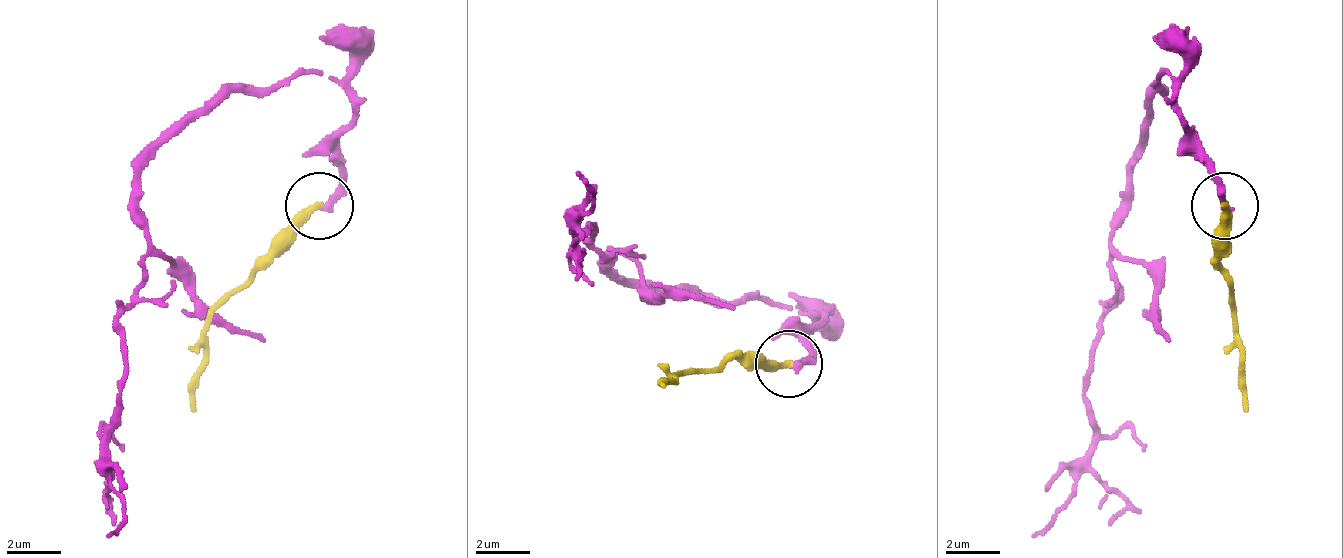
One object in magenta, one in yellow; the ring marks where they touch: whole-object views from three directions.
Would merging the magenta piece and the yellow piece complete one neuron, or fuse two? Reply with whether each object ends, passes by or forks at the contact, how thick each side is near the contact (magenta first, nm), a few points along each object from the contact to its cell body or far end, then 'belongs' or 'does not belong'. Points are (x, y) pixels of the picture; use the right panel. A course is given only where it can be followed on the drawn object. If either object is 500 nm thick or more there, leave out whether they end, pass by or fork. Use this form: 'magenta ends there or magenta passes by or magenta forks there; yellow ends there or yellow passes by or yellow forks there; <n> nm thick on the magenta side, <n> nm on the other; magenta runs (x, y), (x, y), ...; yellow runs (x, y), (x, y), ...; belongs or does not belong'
magenta ends there; yellow ends there; 300 nm thick on the magenta side, 340 nm on the other; magenta runs (1226, 207), (1165, 72), (1145, 146), (1125, 173), (1111, 281), (1118, 301), (1098, 322), (1091, 463), (1031, 537); yellow runs (1226, 207), (1219, 274), (1233, 315), (1246, 409); does not belong

